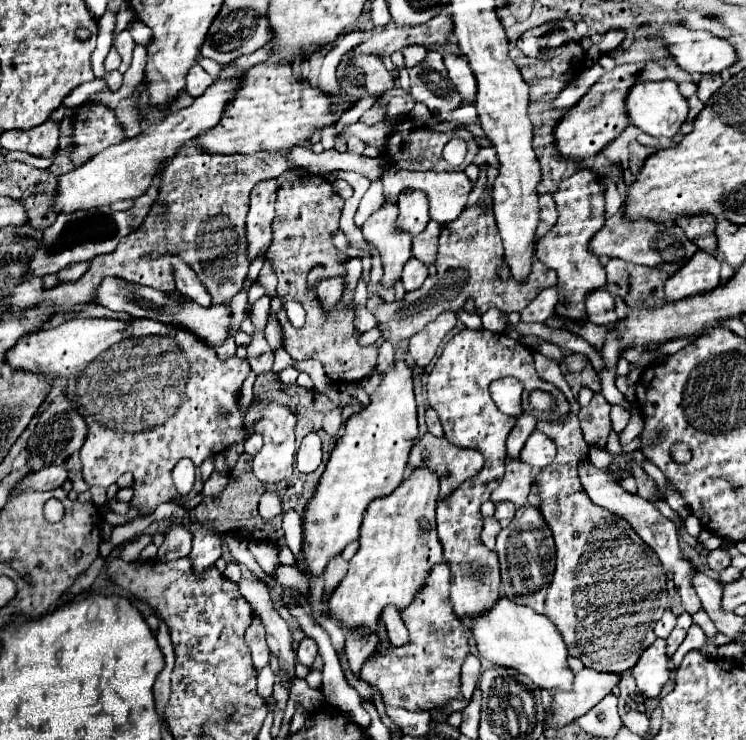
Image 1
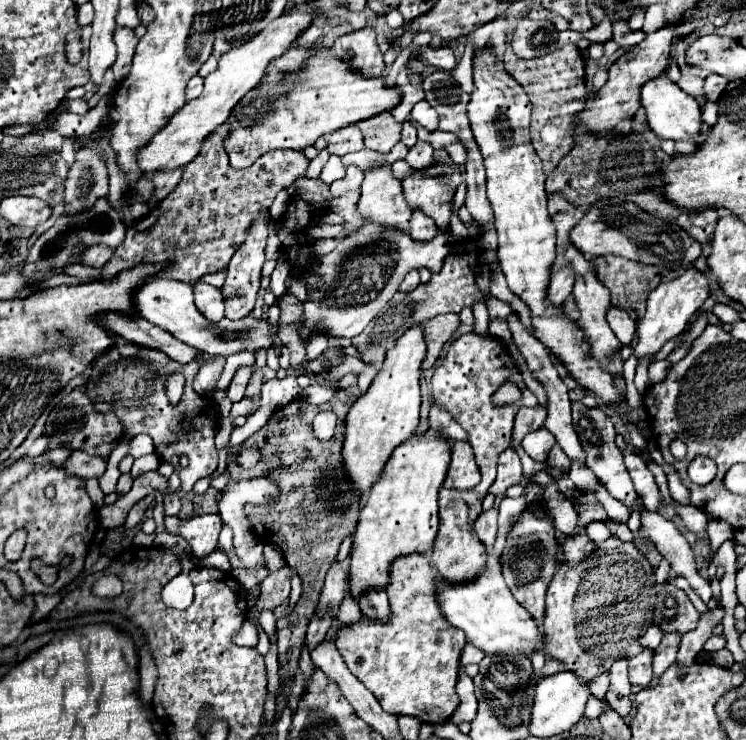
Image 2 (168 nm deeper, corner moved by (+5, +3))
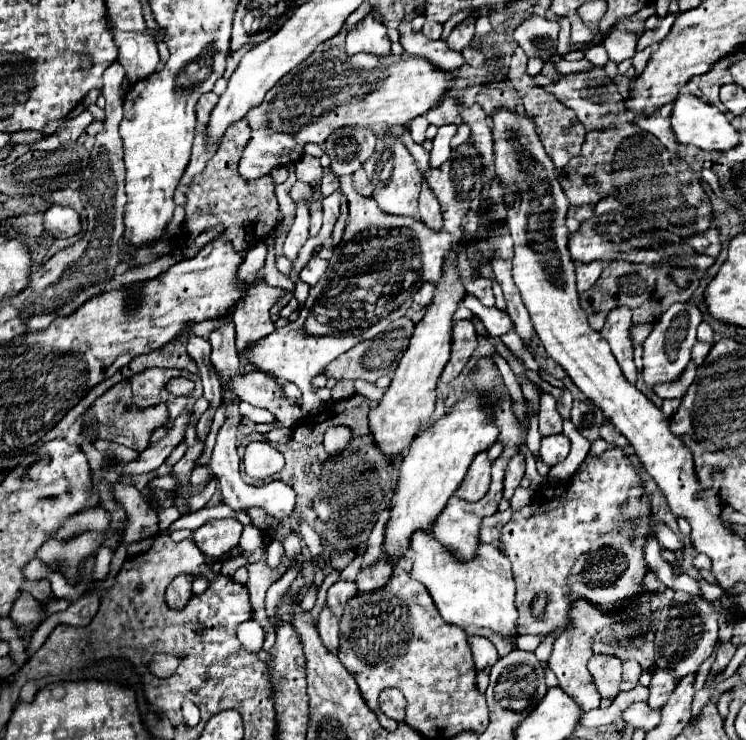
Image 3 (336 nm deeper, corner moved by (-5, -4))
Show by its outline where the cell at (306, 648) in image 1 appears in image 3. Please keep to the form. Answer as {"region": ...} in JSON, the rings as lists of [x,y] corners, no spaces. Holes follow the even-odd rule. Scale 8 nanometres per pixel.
{"region":[[[336,581],[336,583],[328,589],[328,605],[330,605],[330,611],[334,611],[334,615],[340,617],[346,601],[348,601],[356,591],[358,591],[358,589],[356,589],[356,583],[354,583],[354,581]]]}

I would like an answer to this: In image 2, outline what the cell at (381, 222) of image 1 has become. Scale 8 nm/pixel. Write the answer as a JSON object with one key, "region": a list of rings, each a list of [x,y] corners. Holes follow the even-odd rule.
{"region":[[[390,168],[368,170],[360,190],[362,196],[356,204],[356,212],[360,212],[368,222],[384,228],[400,232],[408,230],[412,210],[408,210],[400,190],[400,180],[392,176]]]}

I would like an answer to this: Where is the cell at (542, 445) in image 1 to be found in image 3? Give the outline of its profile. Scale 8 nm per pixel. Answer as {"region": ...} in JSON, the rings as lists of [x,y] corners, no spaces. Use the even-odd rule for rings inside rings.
{"region":[[[548,435],[542,437],[542,447],[540,447],[540,459],[546,465],[556,465],[568,457],[570,451],[570,439],[566,435]]]}

